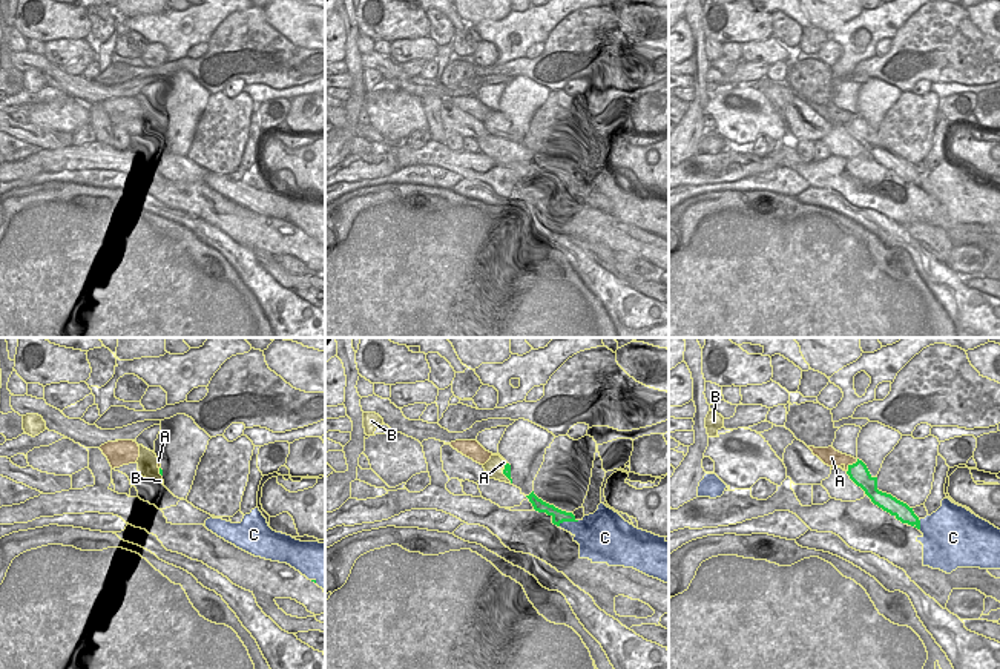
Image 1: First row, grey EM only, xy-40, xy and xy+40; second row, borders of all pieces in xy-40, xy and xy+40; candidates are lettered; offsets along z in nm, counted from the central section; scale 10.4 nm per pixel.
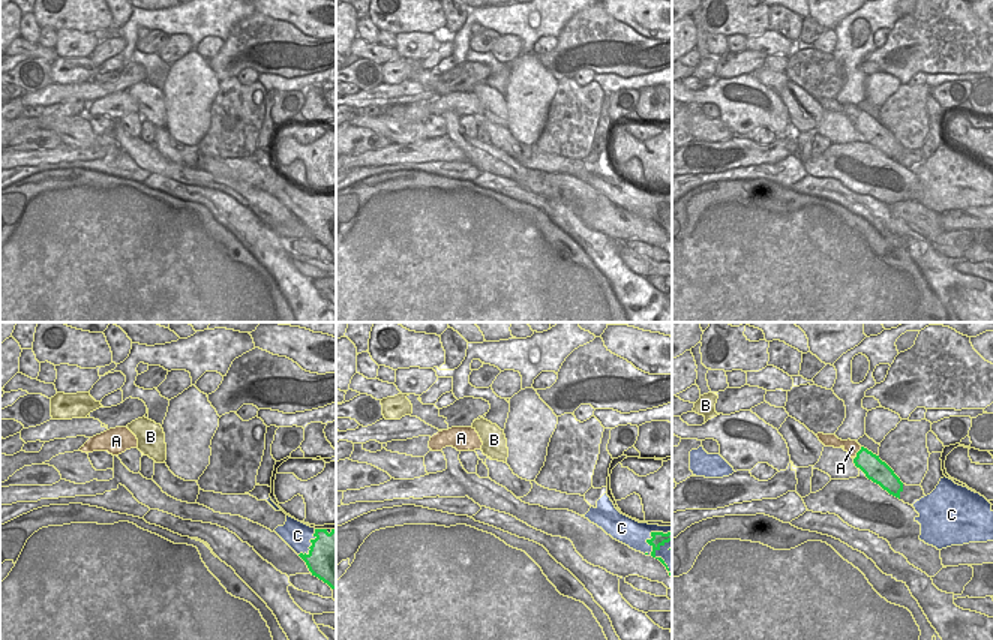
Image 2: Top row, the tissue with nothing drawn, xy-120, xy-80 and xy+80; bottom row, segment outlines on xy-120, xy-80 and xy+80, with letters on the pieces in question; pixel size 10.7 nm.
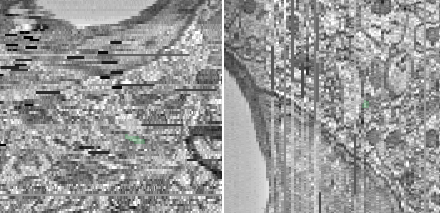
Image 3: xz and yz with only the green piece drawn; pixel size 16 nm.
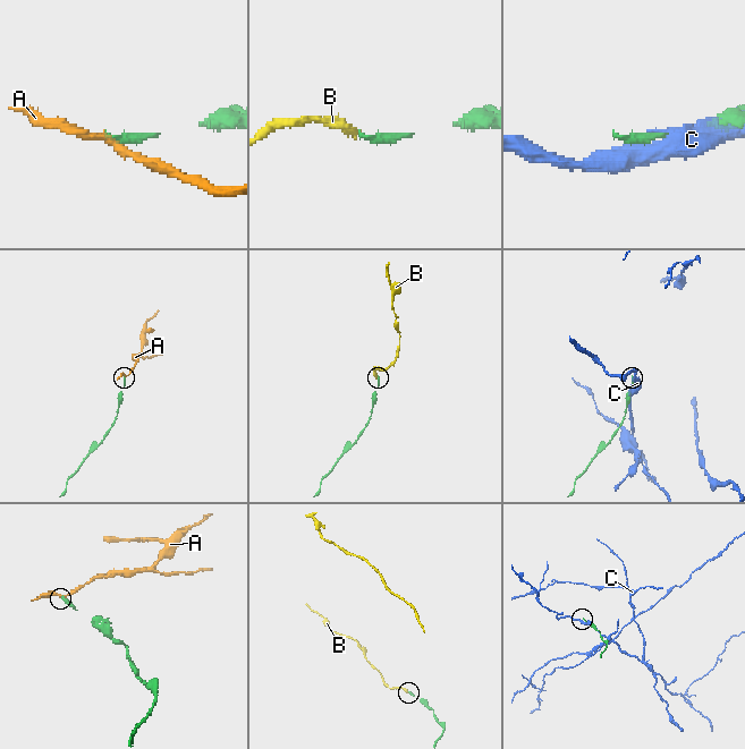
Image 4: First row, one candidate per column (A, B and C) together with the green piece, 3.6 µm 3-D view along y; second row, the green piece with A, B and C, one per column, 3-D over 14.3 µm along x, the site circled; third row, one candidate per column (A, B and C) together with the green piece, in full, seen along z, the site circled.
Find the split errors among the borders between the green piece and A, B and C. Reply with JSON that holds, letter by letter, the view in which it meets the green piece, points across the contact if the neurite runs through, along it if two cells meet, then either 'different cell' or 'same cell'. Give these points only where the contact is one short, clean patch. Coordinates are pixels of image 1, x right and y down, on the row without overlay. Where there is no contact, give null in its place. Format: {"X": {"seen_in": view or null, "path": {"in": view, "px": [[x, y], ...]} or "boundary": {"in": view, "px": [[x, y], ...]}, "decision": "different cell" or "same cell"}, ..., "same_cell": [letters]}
{"A": {"seen_in": "xy+40", "boundary": {"in": "xy+40", "px": [[858, 115], [847, 128]]}, "decision": "different cell"}, "B": {"seen_in": "xy", "path": {"in": "xy", "px": [[506, 128], [505, 131], [493, 123]]}, "decision": "same cell"}, "C": {"seen_in": "xy", "decision": "different cell"}, "same_cell": ["B"]}

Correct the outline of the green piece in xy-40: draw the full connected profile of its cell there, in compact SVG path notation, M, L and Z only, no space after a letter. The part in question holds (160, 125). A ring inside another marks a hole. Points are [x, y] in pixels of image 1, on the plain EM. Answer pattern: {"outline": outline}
{"outline": "M138 101L138 103L140 103L140 114L137 120L141 132L146 133L147 137L153 137L164 141L163 126L158 123L156 110L144 104L143 101Z"}

